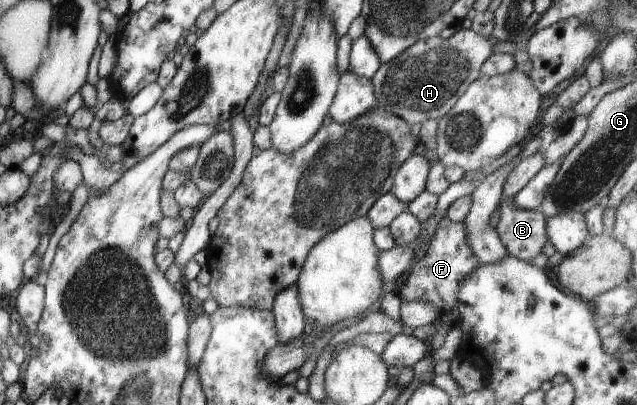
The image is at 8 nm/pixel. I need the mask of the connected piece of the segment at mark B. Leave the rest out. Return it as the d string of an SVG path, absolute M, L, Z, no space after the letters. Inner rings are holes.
M512 197L500 200L498 207L498 221L494 230L503 247L509 256L529 262L548 240L546 217L538 209L513 207Z

